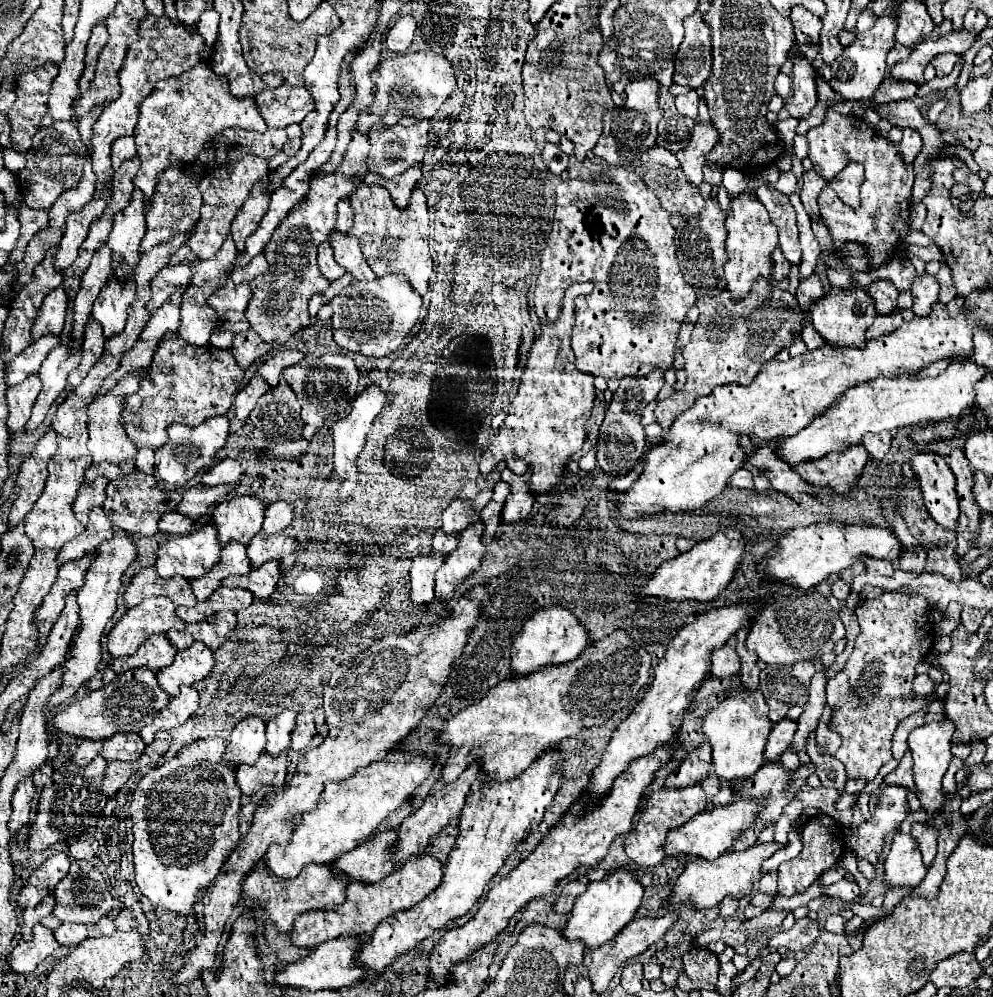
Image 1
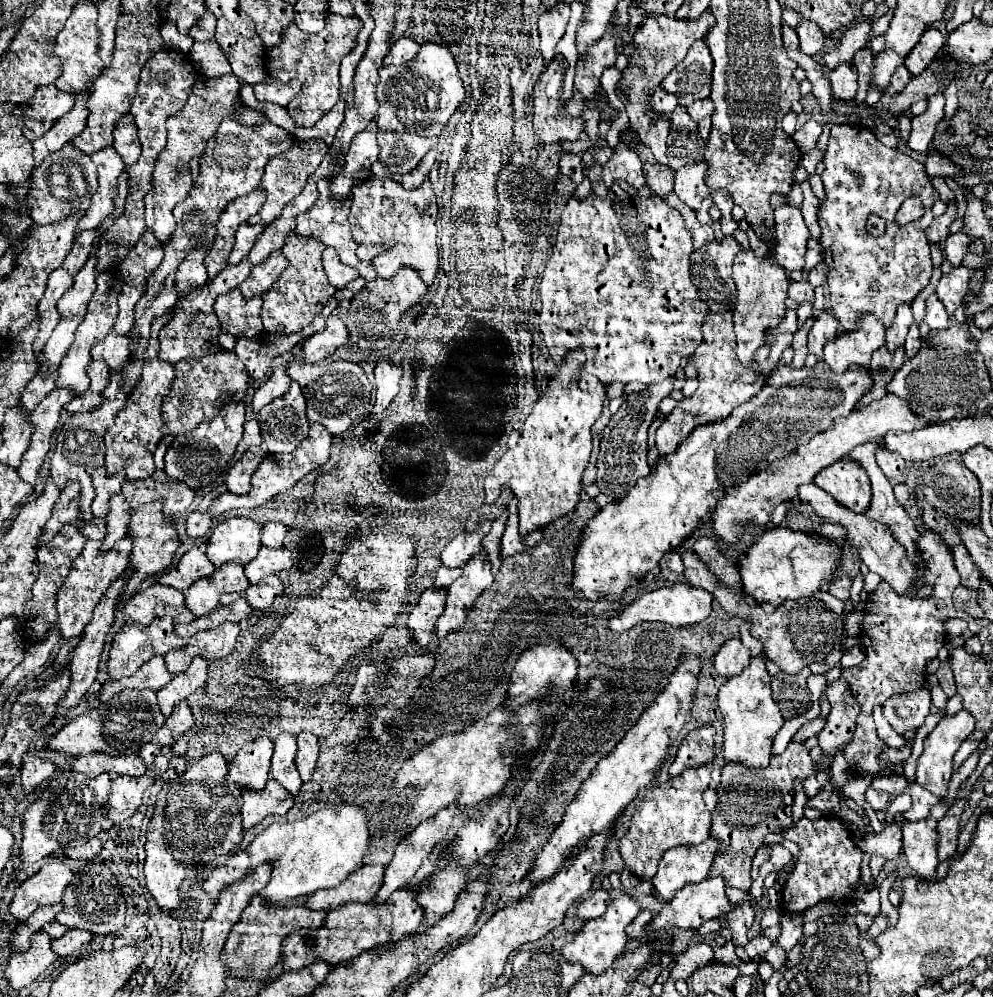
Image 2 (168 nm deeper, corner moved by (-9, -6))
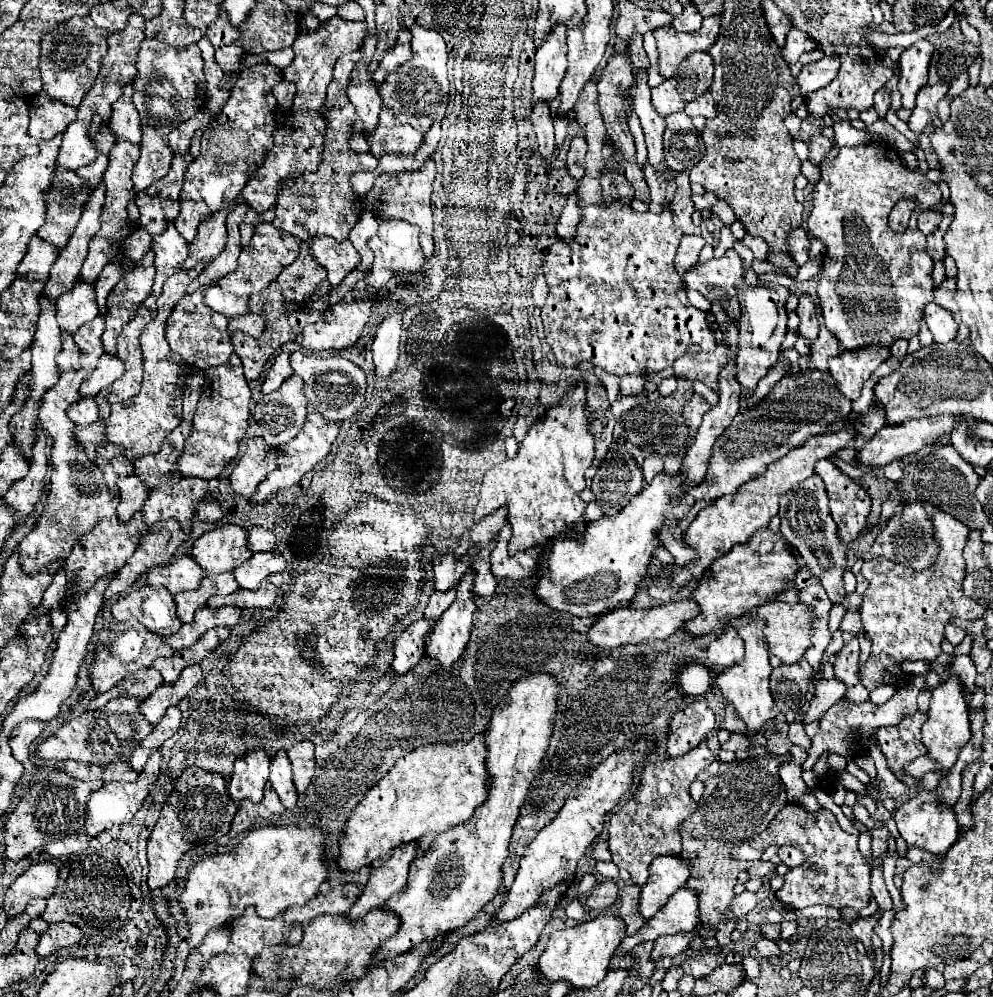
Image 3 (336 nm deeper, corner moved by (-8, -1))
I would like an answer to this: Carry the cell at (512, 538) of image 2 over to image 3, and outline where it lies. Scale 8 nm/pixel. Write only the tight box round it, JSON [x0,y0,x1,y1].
[490,521,542,579]

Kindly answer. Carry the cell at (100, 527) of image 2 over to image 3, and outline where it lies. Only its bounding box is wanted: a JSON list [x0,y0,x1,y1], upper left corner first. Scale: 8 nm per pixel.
[18,313,118,573]

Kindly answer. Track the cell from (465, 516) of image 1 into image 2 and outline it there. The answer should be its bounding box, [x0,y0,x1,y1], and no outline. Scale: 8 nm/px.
[441,532,485,568]

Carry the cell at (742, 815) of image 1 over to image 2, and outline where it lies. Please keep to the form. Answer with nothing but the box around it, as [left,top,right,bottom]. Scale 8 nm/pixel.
[653,838,717,902]

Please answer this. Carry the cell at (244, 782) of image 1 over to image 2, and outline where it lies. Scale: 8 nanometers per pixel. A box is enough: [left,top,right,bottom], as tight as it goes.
[241,780,293,830]

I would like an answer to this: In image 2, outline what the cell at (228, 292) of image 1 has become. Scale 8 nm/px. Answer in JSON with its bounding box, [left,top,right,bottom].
[215,288,263,338]

